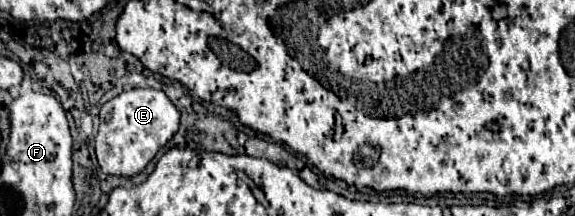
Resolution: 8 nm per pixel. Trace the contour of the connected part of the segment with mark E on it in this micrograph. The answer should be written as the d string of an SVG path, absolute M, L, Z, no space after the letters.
M130 89L100 107L100 129L96 135L95 153L98 165L108 175L136 175L156 153L172 139L180 125L178 109L156 89Z

